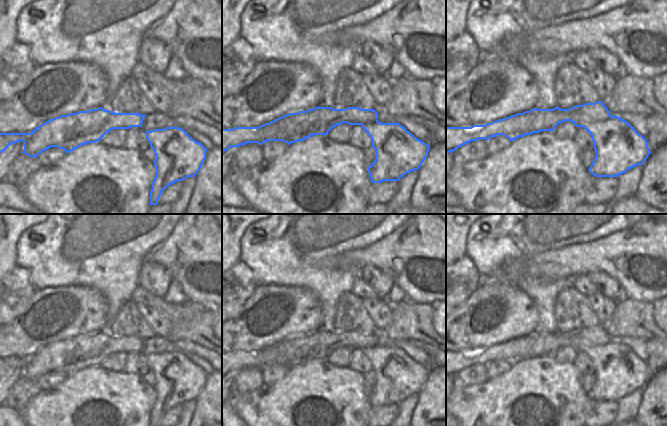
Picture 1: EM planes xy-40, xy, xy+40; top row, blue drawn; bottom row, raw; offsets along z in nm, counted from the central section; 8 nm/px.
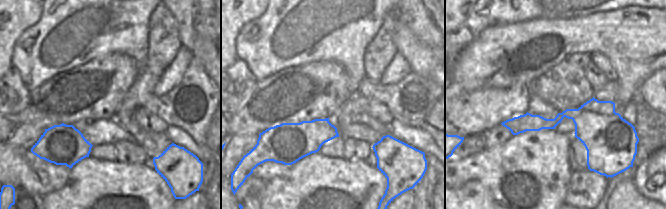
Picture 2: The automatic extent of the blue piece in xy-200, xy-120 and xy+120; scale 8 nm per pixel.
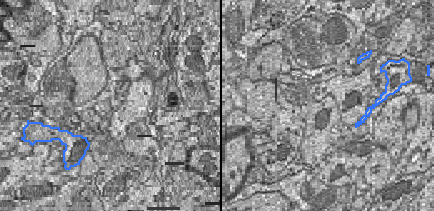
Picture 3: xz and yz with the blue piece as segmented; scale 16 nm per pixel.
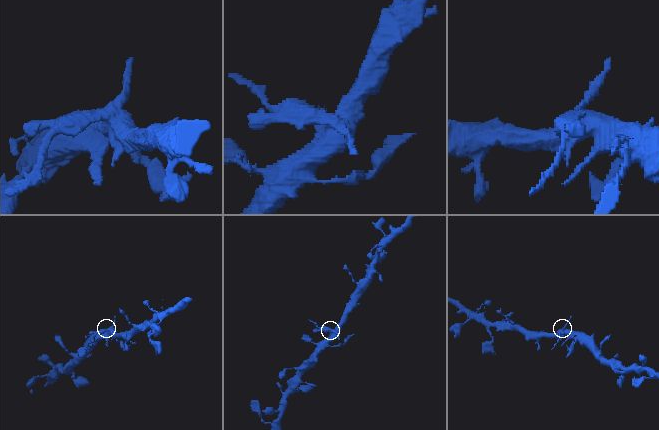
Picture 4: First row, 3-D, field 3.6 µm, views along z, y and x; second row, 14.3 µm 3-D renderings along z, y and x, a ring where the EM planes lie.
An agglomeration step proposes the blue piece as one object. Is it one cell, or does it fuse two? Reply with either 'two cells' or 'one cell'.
one cell

